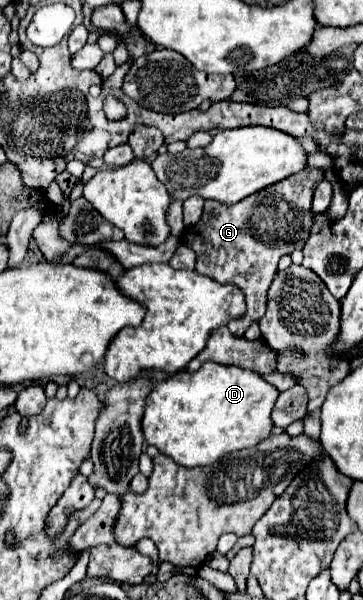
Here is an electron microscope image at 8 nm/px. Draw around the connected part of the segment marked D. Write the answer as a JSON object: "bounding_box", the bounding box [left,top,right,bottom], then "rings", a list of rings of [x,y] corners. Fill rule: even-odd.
{"bounding_box":[141,362,279,468],"rings":[[[205,362],[195,374],[181,372],[177,376],[165,378],[157,382],[157,386],[151,390],[147,396],[147,408],[141,420],[145,440],[161,454],[171,456],[177,464],[195,468],[195,466],[211,466],[215,460],[223,458],[225,454],[243,450],[243,448],[253,448],[267,436],[271,436],[273,430],[273,420],[271,412],[275,408],[279,390],[265,382],[257,372],[251,372],[247,368],[239,366],[225,366],[217,362]]]}

